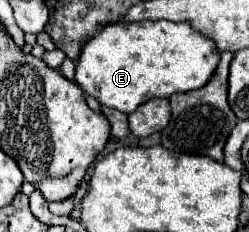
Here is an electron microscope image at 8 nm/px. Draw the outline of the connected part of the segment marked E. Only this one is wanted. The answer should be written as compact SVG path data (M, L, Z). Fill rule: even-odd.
M135 22L135 24L109 24L101 34L85 44L75 66L75 82L81 90L93 96L101 106L115 108L131 114L139 104L151 98L169 98L175 92L191 92L209 82L219 64L219 52L211 38L197 32L189 22Z

